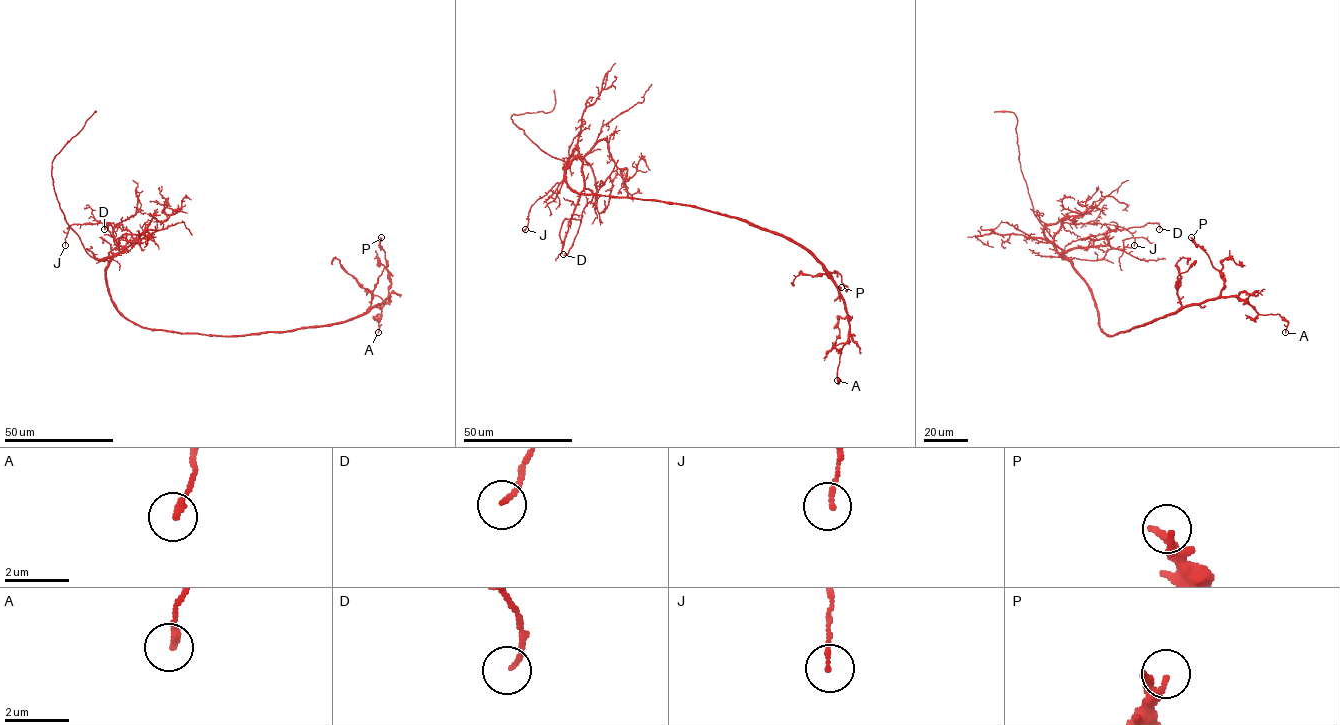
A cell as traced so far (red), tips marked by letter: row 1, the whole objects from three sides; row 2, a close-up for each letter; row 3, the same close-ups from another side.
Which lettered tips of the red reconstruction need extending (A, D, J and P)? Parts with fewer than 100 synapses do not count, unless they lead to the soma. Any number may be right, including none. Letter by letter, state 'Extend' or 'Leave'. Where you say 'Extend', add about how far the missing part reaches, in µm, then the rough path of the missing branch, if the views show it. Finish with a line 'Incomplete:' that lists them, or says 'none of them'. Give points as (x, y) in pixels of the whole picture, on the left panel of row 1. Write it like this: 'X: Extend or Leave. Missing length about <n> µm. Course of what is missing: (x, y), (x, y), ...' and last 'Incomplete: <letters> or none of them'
A: Leave
D: Leave
J: Leave
P: Leave
Incomplete: none of them

